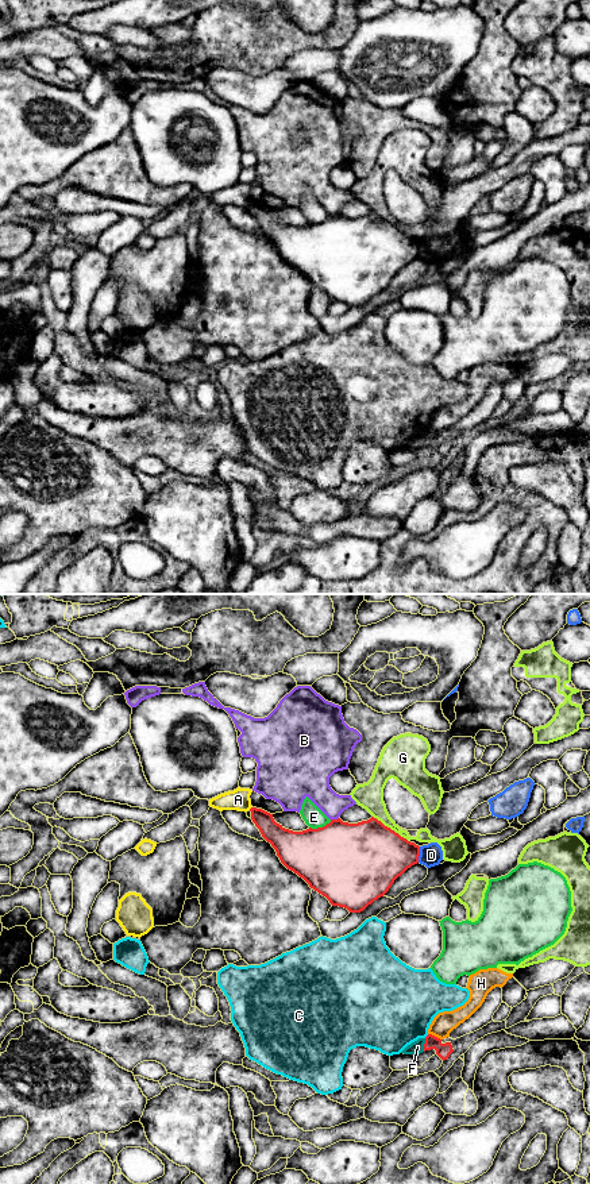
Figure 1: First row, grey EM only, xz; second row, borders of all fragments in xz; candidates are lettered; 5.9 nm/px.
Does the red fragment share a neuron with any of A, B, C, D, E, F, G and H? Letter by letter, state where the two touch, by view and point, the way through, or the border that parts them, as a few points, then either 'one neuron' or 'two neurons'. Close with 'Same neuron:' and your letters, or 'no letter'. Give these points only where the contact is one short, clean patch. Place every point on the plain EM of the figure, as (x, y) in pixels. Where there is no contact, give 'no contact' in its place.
A: no contact | two neurons
B: xz (334, 215) | two neurons
C: xz (427, 431) | two neurons
D: xz (419, 250) | two neurons
E: xz (320, 223) | two neurons
F: xz (424, 440) | along xz (425, 434), (423, 446) | two neurons
G: xz (390, 224) | two neurons
H: xz (434, 431) | two neurons
Same neuron: no letter

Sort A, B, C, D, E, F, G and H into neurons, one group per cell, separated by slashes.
A / B / C / D / E / F / G / H

